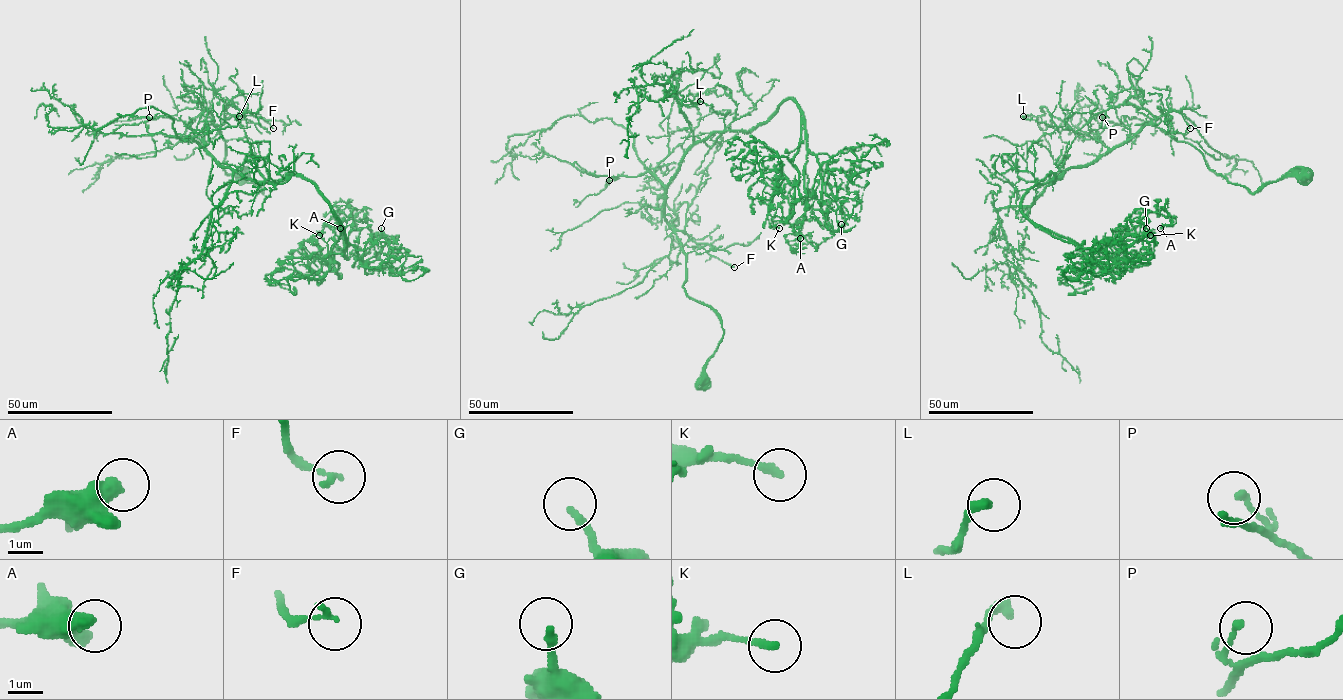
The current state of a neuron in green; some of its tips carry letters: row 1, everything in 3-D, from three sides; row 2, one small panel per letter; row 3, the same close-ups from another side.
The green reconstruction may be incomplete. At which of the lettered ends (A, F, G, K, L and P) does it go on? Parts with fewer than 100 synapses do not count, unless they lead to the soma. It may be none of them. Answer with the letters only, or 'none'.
none

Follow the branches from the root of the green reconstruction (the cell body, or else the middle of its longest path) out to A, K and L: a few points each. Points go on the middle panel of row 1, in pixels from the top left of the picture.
A: (704, 383), (723, 331), (683, 287), (665, 217), (683, 156), (792, 99), (806, 200), (788, 243), (800, 238)
K: (704, 383), (722, 324), (683, 287), (665, 191), (694, 145), (792, 99), (801, 198), (779, 228)
L: (704, 383), (722, 324), (683, 287), (686, 253), (665, 217), (664, 185), (654, 173), (699, 125), (700, 101)

